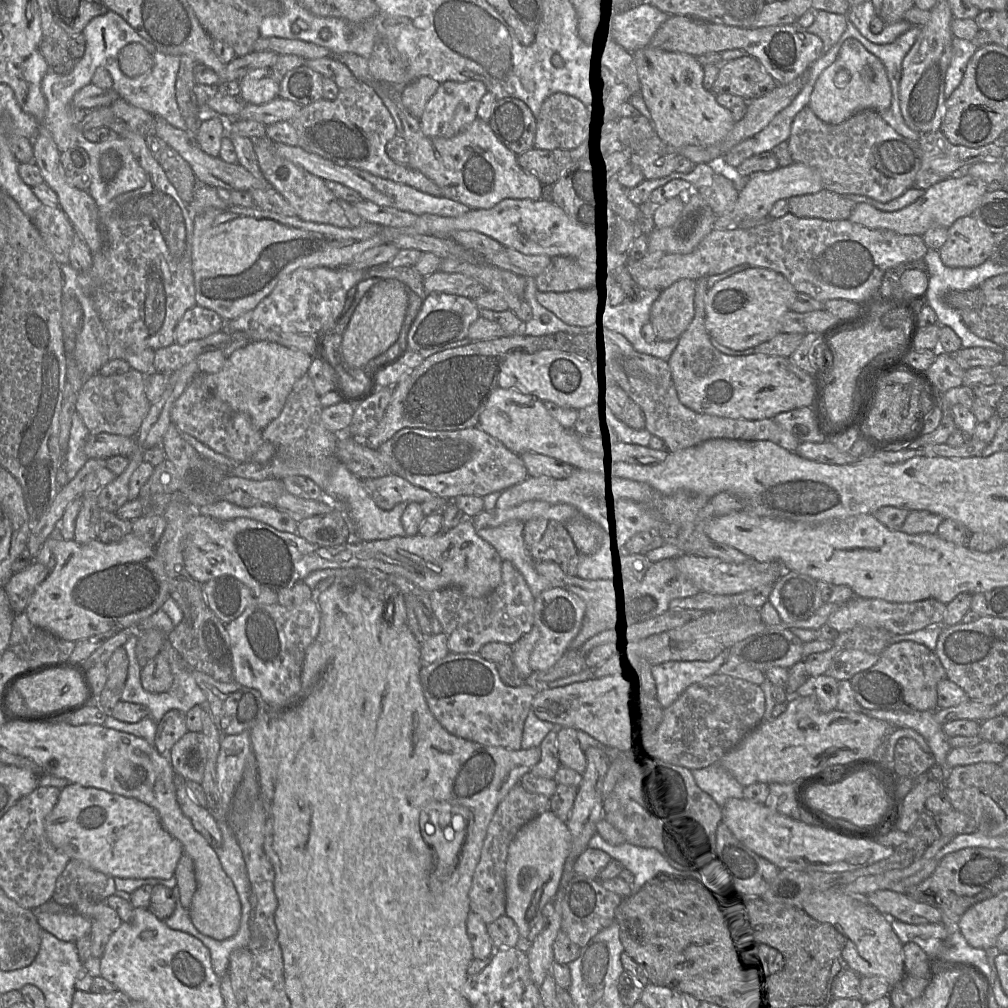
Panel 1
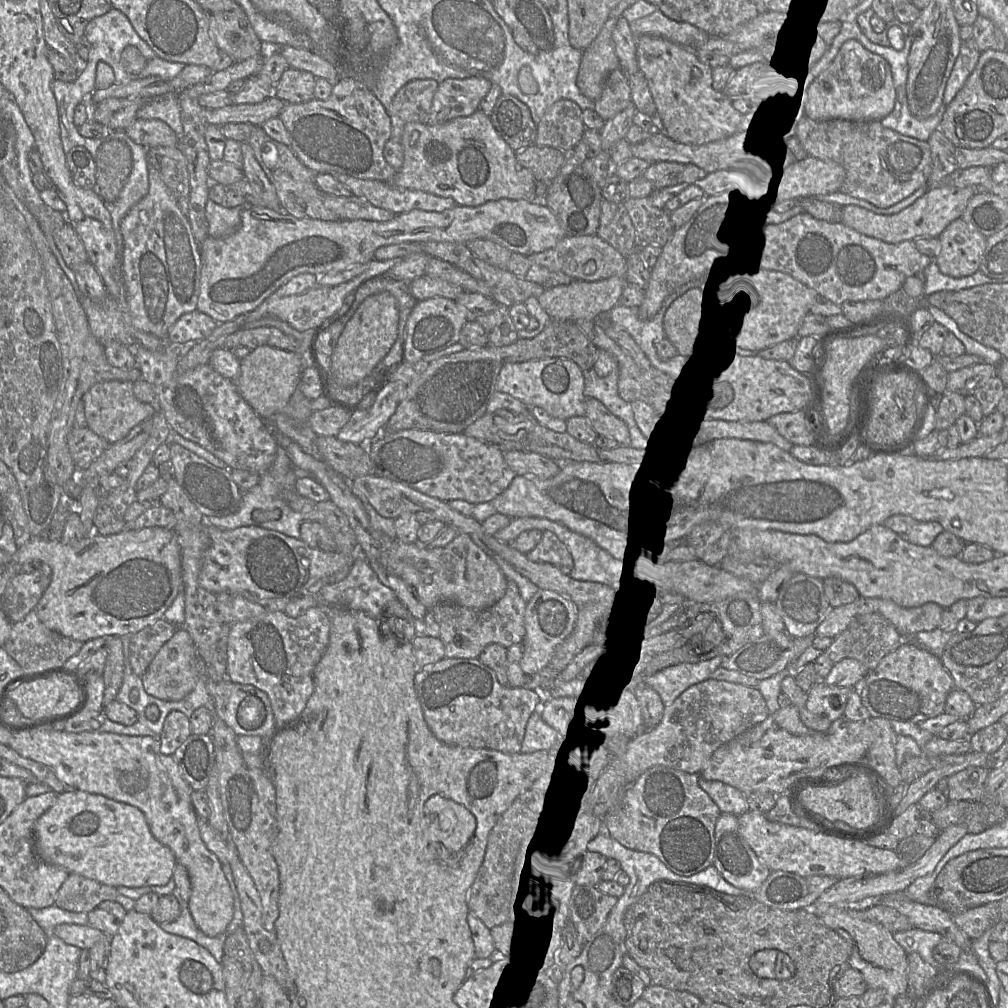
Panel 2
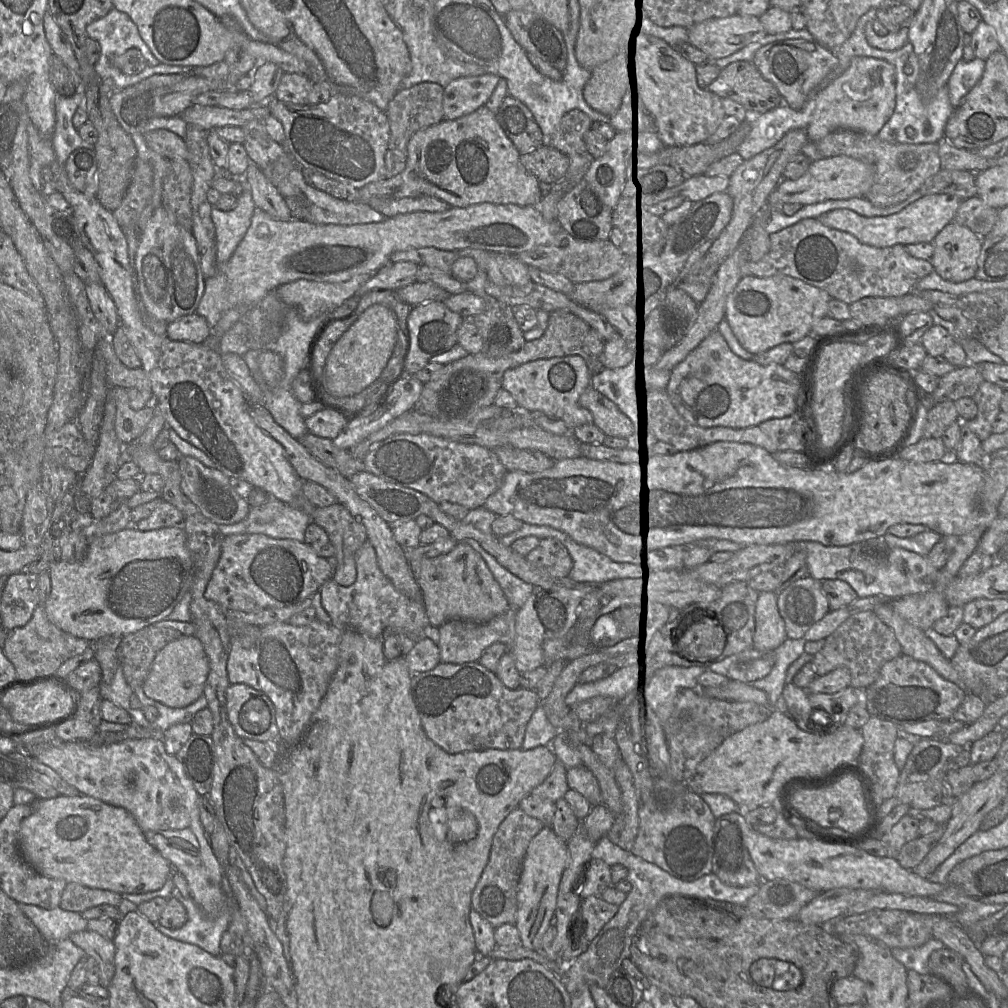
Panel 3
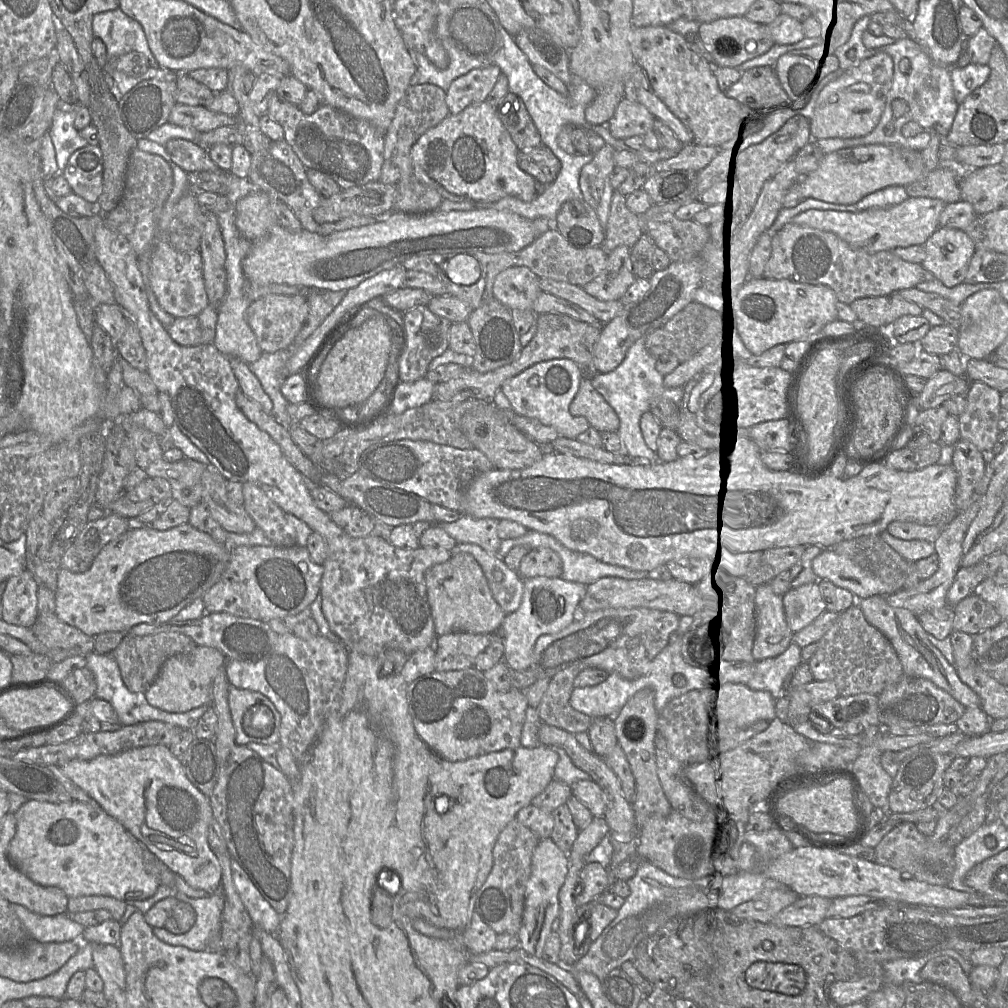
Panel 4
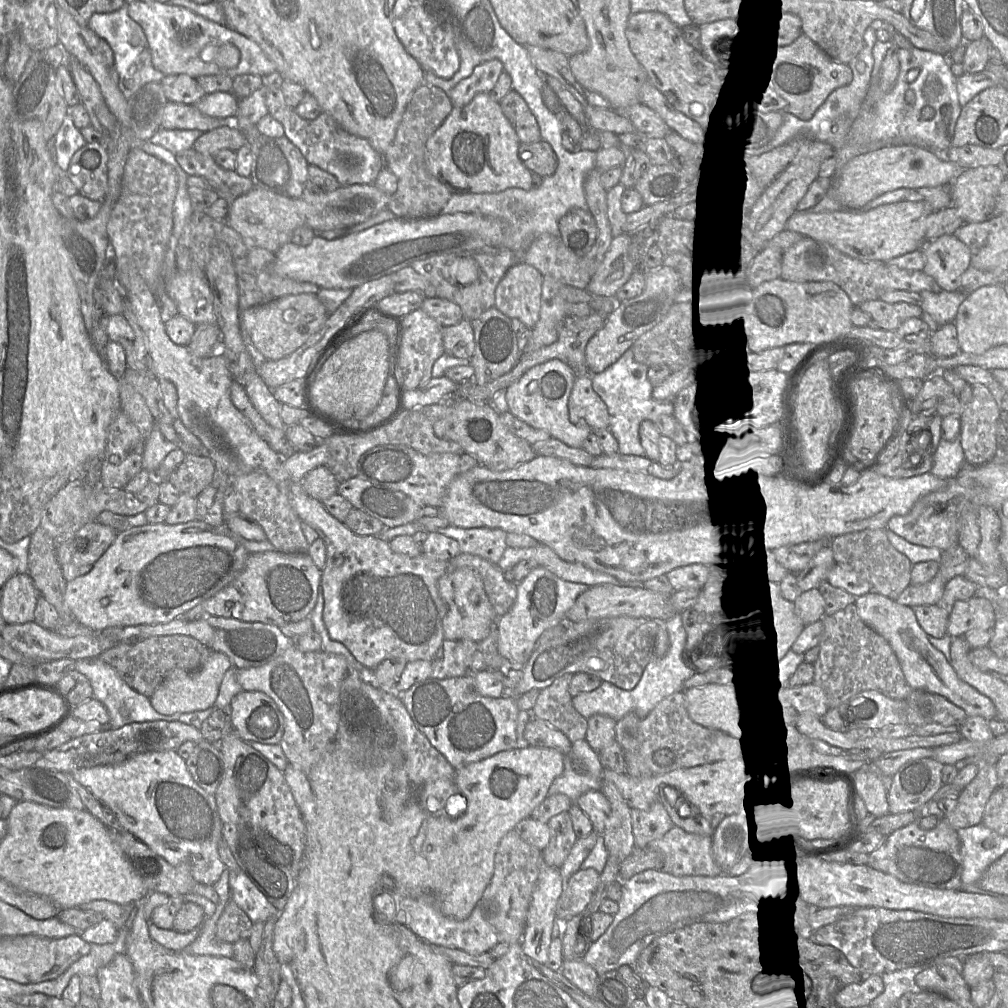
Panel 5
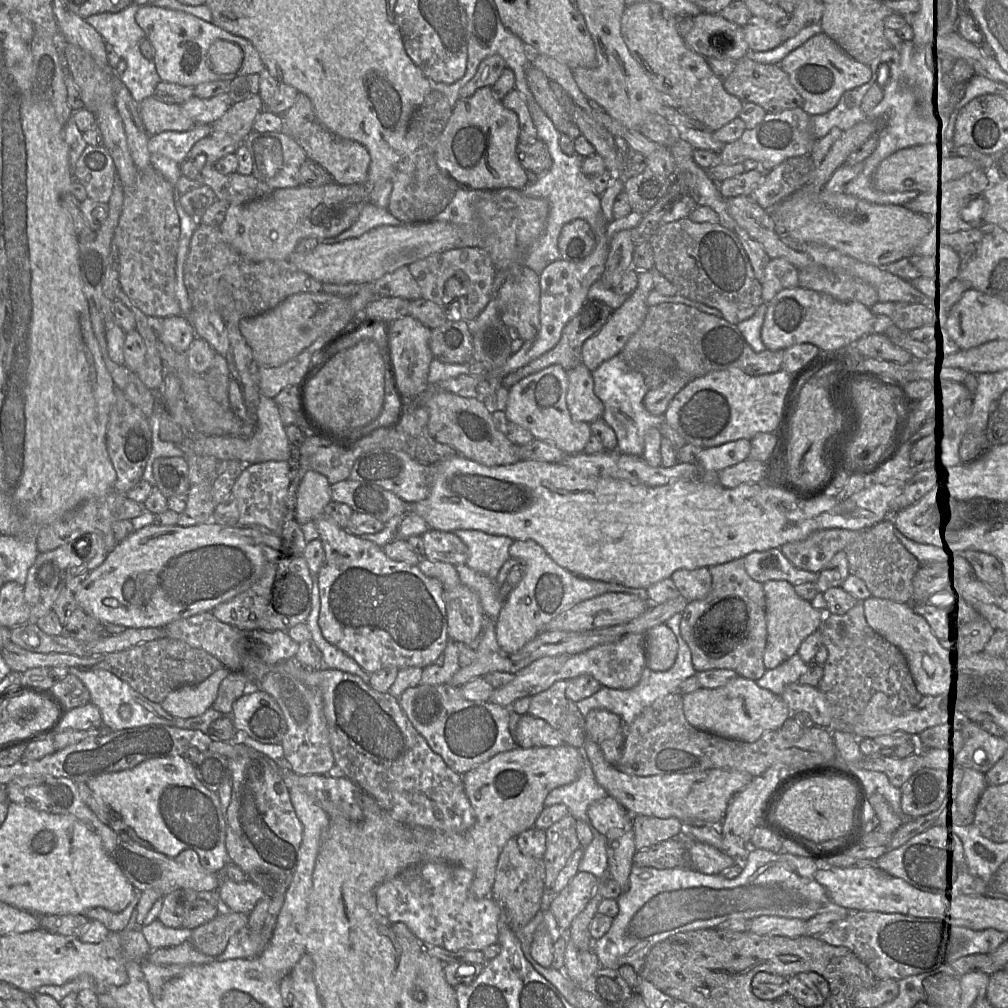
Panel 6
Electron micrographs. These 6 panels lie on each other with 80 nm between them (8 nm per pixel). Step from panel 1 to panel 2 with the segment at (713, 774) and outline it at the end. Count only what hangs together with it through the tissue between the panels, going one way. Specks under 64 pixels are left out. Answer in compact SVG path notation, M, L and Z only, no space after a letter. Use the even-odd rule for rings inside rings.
M698 779L699 786L716 803L722 813L732 813L737 816L748 811L745 794L735 787L720 781Z

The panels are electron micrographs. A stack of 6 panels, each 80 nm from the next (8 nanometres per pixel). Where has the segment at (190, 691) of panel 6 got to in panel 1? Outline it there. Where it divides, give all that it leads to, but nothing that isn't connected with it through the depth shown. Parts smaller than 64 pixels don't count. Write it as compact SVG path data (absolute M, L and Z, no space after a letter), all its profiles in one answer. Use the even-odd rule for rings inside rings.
M164 647L141 669L140 678L143 688L150 693L164 693L171 688L173 675Z

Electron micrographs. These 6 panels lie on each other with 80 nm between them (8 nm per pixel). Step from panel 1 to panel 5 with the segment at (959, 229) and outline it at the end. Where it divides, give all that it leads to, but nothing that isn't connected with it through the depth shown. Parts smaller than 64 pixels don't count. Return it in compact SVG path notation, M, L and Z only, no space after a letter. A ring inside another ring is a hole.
M946 234L926 242L921 250L924 255L922 271L931 276L941 290L958 290L961 276L970 266L968 246L954 234Z

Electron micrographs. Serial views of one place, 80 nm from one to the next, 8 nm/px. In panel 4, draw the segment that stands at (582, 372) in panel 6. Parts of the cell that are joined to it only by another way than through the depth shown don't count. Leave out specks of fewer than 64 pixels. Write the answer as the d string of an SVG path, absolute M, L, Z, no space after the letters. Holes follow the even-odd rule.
M583 378L569 405L573 416L583 416L598 432L616 432L619 422L604 398L594 389L590 379Z

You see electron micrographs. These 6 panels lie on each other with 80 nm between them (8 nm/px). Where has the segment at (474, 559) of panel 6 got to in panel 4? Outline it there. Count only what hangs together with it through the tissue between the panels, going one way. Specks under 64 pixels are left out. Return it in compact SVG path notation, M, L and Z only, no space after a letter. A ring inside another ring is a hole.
M463 514L451 523L431 523L441 527L457 543L472 543L486 552L498 555L501 539L497 534L499 520L493 518L474 518Z

